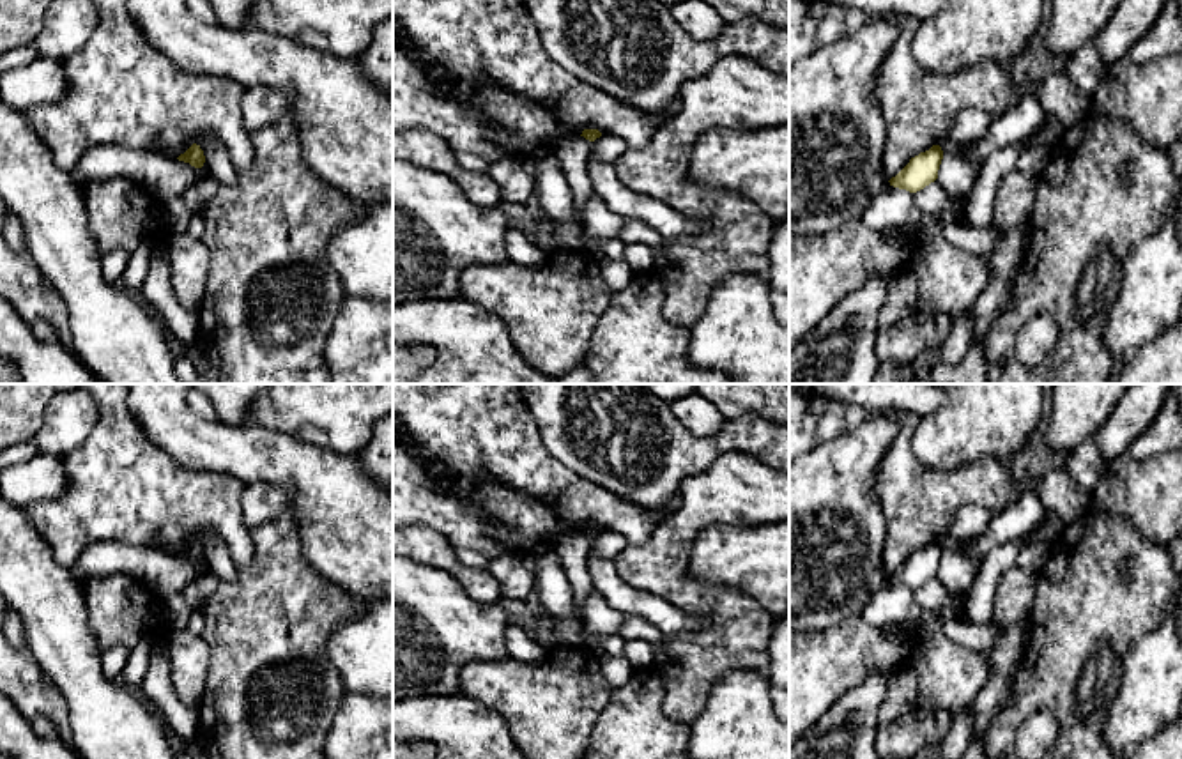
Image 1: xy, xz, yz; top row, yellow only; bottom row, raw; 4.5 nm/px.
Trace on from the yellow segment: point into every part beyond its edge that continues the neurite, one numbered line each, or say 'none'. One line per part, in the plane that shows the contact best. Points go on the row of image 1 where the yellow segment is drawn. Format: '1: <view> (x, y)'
none

